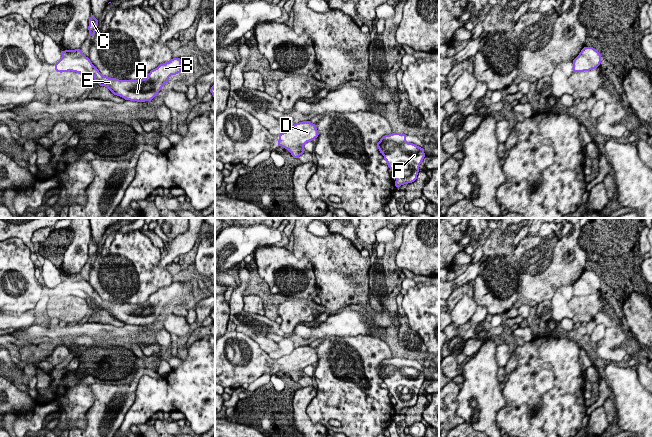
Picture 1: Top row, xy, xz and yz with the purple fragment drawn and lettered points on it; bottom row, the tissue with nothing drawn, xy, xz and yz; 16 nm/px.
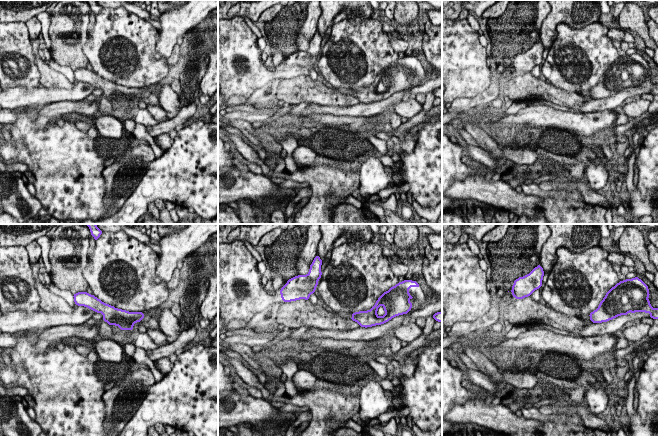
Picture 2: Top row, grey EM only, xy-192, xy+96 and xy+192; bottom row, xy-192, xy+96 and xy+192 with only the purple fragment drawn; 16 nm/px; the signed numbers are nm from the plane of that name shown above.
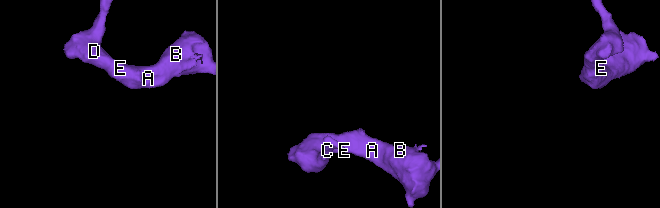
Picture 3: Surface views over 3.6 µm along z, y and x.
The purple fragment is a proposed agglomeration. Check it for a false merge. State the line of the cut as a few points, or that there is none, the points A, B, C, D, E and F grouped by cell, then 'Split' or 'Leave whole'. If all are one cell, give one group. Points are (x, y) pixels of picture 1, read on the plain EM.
No split. Groups: A B C D E F. Leave whole

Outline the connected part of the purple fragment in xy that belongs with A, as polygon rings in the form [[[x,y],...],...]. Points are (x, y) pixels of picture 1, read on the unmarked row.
[[[80,272],[62,275],[61,279],[62,283],[55,287],[57,296],[72,295],[83,299],[94,299],[94,305],[100,310],[106,310],[114,319],[137,326],[151,325],[163,309],[170,306],[169,300],[181,297],[182,291],[181,283],[173,282],[151,294],[142,304],[119,304],[102,299],[89,281],[83,279]]]

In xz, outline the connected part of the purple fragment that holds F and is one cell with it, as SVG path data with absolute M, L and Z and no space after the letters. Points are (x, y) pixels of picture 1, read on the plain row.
M392 357L383 360L377 367L380 377L387 385L389 393L396 400L395 410L412 407L417 403L424 373L406 365L406 358Z

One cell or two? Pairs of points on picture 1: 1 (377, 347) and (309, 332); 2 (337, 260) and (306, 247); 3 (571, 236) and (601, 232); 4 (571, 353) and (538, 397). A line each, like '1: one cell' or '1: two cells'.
1: two cells
2: one cell
3: two cells
4: one cell

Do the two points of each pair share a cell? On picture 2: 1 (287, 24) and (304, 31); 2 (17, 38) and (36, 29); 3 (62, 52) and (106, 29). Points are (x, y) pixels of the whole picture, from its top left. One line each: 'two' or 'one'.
1: two
2: two
3: two

